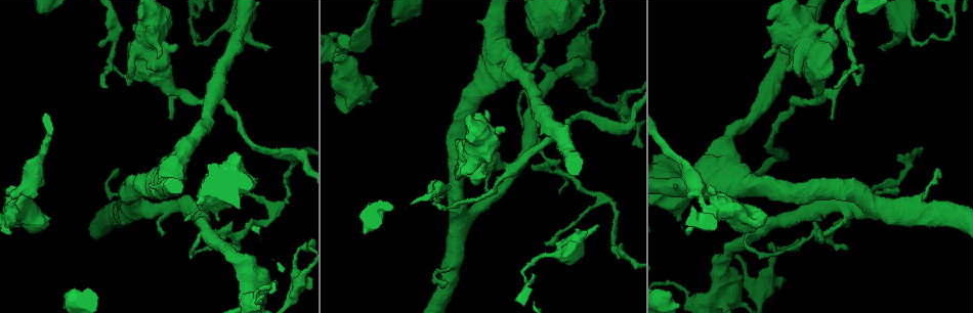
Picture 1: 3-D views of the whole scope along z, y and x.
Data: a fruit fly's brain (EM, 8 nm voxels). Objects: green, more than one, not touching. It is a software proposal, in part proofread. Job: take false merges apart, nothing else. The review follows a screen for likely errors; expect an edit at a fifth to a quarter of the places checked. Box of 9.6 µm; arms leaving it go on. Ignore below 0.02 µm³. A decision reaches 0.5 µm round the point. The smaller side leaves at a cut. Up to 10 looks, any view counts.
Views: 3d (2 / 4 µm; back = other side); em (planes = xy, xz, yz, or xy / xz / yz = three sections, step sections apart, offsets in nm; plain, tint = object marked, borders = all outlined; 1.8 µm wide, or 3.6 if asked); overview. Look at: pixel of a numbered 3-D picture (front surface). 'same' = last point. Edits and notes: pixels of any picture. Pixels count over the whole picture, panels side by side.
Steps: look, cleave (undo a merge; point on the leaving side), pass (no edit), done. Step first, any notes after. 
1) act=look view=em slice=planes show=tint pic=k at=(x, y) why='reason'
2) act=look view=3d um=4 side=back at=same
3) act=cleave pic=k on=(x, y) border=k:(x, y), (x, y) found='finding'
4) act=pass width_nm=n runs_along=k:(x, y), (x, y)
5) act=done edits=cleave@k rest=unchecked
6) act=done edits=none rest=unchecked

act=look view=3d um=4 pic=1 at=(273, 211) why='three-way junction'

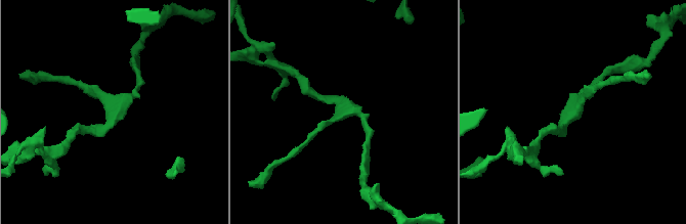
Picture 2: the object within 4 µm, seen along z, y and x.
act=look view=em slice=planes show=tint pic=2 at=(115, 111) arms=3

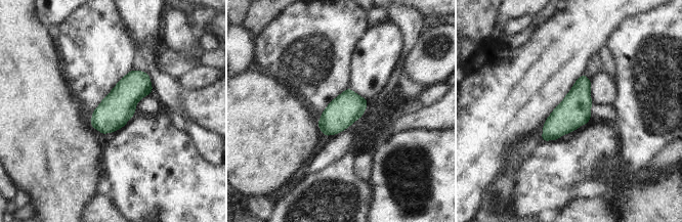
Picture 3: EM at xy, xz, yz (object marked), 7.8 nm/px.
act=pass found='one cell here'

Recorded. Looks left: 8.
act=look view=3d um=4 pic=1 at=(733, 298) why='sudden change in width'

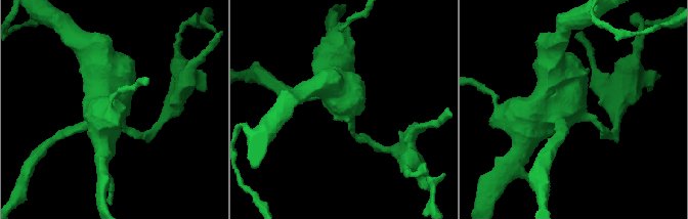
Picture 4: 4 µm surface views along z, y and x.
act=look view=em um=3.6 slice=planes show=tint pic=4 at=(573, 108) arms=4 why='need the tissue'

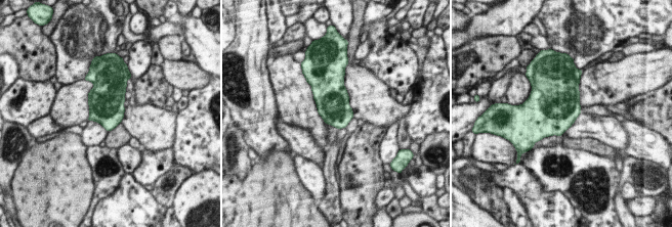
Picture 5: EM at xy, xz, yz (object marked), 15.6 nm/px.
act=pass found='all the same cell'

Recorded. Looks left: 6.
act=look view=em slice=xy step=8 show=tint pic=1 at=(812, 236) why='thin neck'

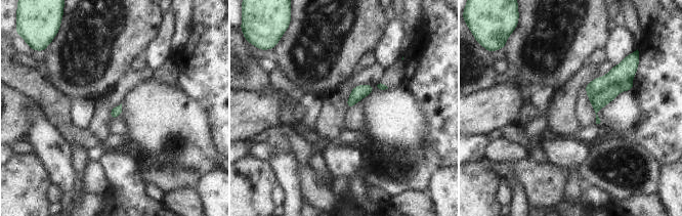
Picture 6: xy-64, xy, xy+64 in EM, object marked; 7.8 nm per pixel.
act=look view=em slice=planes show=tint at=same

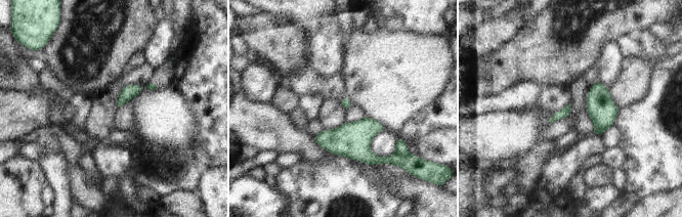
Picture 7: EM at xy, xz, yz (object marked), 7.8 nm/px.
act=cleave pic=7 on=(418, 167) border=7:(395, 153), (398, 155) found='a second cell is stuck on'

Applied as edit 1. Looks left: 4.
act=look view=overview

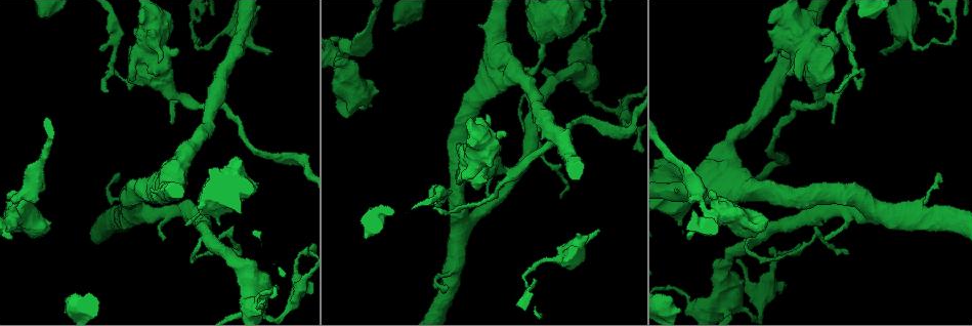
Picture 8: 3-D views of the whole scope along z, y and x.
act=look view=3d um=2 pic=8 at=(176, 97) why='thick turns thin'

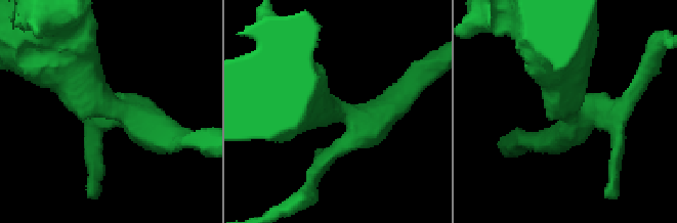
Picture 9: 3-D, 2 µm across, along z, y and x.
act=look view=em um=3.6 slice=planes show=tint pic=9 at=(571, 102) why='shape alone is not enough'

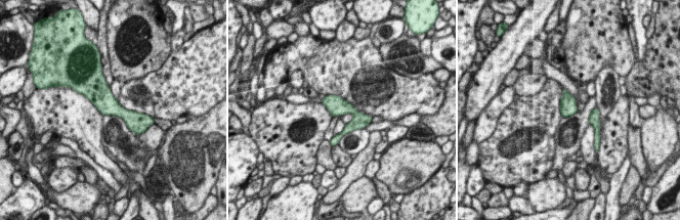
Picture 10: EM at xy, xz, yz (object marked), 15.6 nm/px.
act=pass found='one cell here'

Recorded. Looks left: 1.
act=done edits=cleave@7 rest=unchecked

